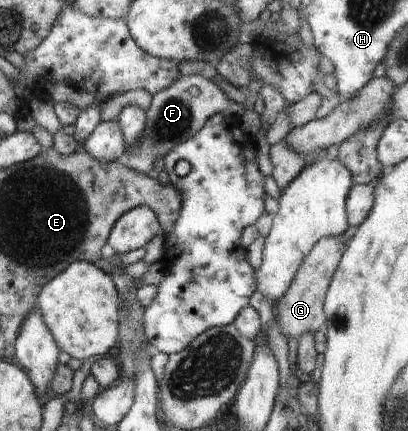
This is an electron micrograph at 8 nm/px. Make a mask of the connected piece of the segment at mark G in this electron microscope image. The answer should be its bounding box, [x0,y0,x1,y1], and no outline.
[274,236,348,338]

